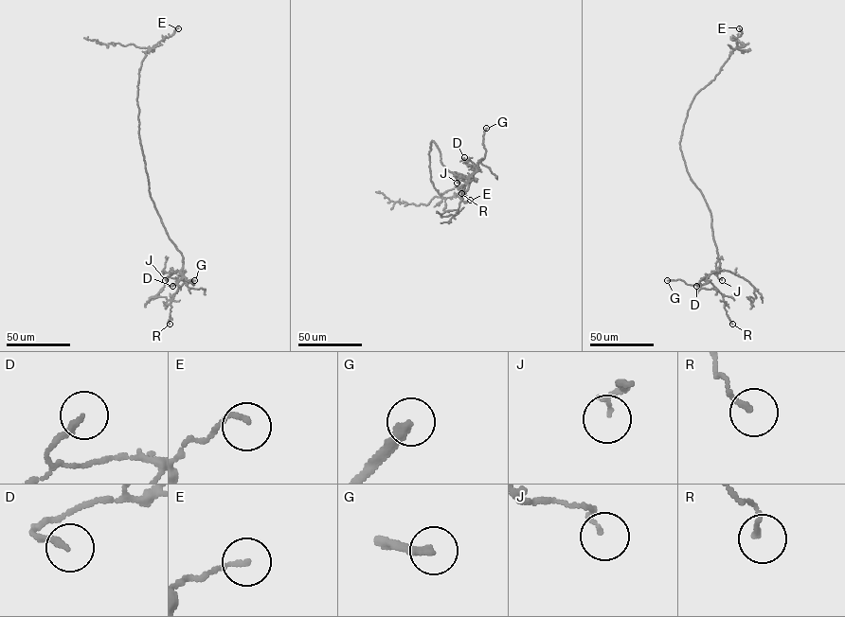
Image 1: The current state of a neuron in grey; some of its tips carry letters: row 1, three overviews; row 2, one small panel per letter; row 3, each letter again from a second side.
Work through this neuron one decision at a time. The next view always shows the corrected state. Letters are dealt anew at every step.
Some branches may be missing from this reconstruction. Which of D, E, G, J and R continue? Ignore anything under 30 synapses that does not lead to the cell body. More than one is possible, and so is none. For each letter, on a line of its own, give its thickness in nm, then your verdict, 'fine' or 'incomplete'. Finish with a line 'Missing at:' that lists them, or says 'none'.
D: 200 nm | fine
E: 140 nm | fine
G: 280 nm | incomplete
J: 130 nm | fine
R: 160 nm | fine
Missing at: G

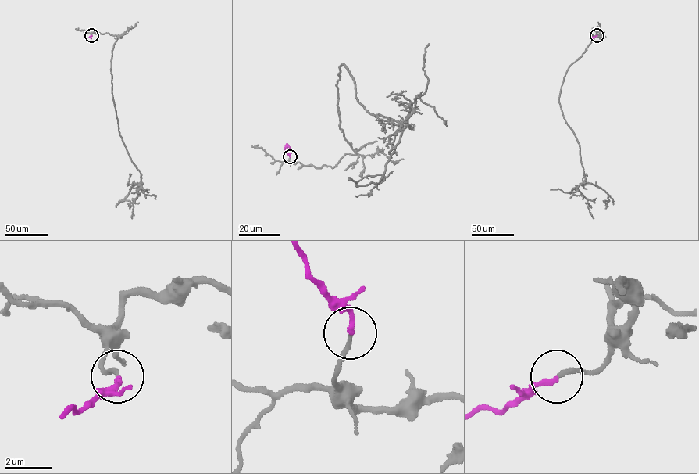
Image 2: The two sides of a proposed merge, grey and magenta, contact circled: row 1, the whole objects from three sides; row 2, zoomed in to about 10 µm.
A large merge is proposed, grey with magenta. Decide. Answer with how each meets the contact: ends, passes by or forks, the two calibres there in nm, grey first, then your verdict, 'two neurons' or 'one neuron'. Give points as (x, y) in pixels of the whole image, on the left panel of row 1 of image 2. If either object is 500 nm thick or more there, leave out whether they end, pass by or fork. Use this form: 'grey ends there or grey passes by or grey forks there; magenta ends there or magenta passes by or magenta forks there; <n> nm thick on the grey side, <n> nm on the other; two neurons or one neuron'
grey ends there; magenta ends there; 180 nm thick on the grey side, 200 nm on the other; one neuron

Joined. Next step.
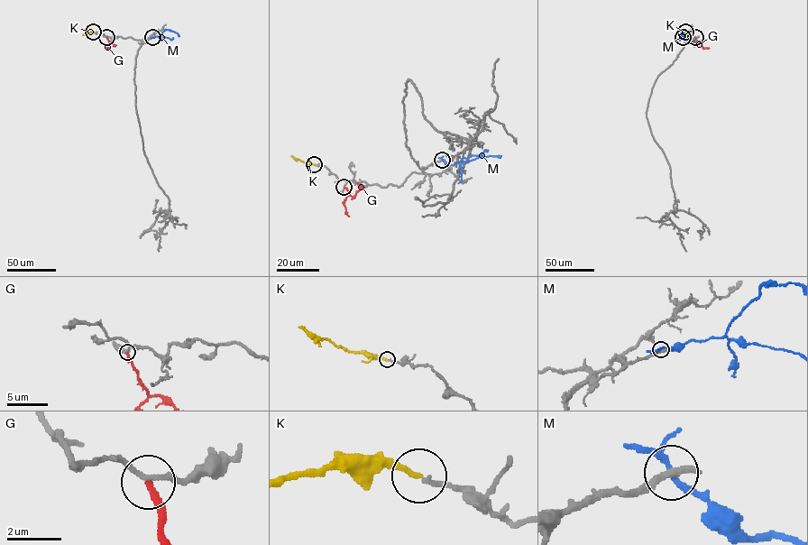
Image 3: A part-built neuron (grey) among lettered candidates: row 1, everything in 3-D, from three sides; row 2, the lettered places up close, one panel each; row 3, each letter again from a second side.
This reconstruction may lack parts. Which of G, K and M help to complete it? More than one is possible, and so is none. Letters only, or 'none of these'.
K

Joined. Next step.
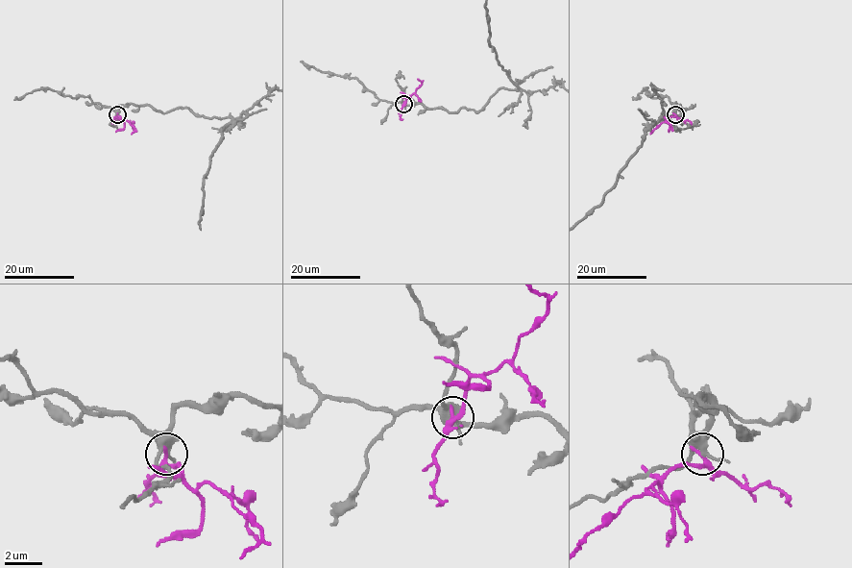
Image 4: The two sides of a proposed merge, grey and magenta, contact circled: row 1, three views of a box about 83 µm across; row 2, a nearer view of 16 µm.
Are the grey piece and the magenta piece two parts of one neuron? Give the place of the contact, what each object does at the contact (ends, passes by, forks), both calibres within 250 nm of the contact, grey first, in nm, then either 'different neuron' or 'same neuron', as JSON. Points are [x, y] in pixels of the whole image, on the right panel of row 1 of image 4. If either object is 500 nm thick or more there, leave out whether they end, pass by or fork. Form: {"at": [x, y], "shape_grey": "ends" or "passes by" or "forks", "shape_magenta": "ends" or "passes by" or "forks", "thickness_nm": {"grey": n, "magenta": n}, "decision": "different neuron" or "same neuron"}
{"at": [675, 114], "shape_grey": "forks", "shape_magenta": "passes by", "thickness_nm": {"grey": 360, "magenta": 240}, "decision": "different neuron"}

